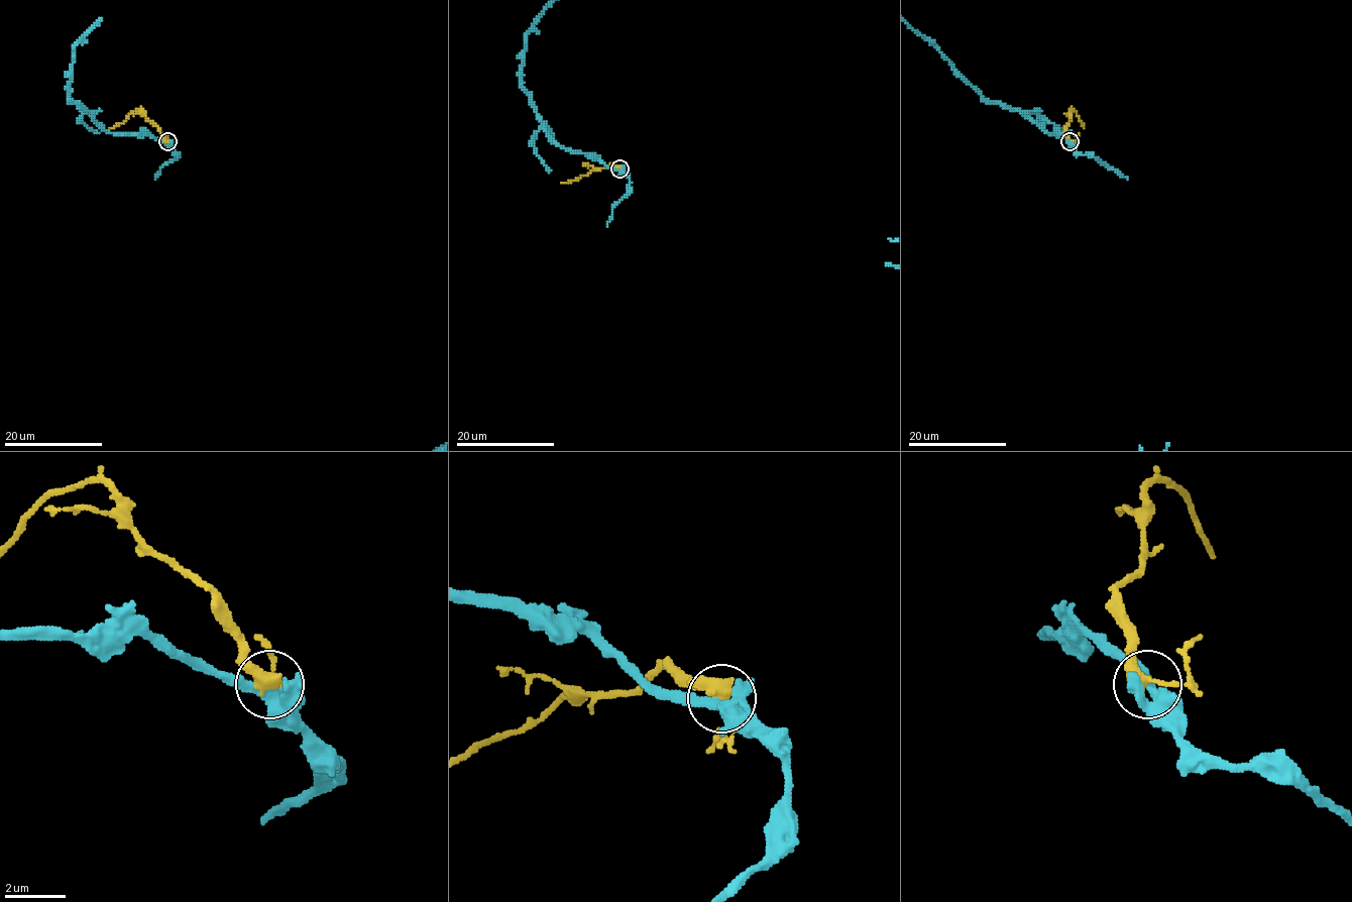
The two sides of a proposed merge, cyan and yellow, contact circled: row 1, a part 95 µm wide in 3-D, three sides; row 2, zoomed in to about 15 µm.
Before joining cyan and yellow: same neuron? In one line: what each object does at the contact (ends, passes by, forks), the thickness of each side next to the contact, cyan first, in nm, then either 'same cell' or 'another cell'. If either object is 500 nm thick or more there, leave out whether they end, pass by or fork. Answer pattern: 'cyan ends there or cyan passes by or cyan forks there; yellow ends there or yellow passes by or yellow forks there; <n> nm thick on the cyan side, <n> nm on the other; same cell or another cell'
cyan forks there; yellow passes by; 320 nm thick on the cyan side, 360 nm on the other; another cell

